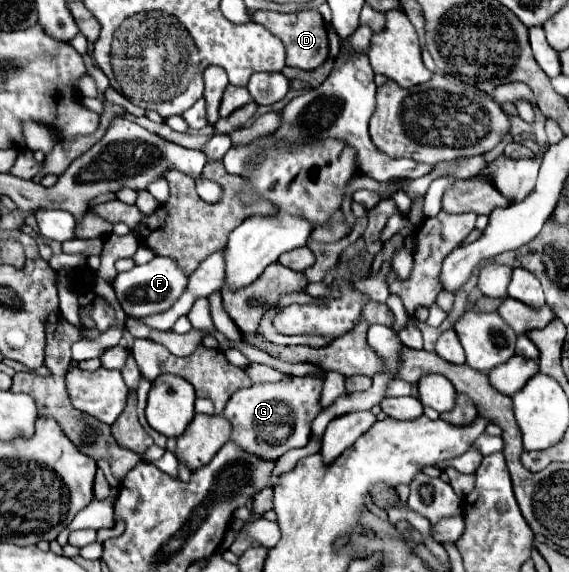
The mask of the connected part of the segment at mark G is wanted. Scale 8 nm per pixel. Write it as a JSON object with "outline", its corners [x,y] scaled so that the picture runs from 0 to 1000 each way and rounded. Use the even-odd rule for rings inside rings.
{"outline":[[[511,659],[508,666],[497,666],[497,670],[459,670],[459,673],[445,673],[438,680],[417,684],[399,701],[399,712],[392,715],[392,729],[406,740],[406,771],[420,774],[420,781],[427,781],[427,788],[438,788],[438,795],[448,795],[469,806],[490,802],[508,785],[536,781],[543,774],[547,736],[564,719],[561,691],[568,680],[568,666],[571,659]]]}

